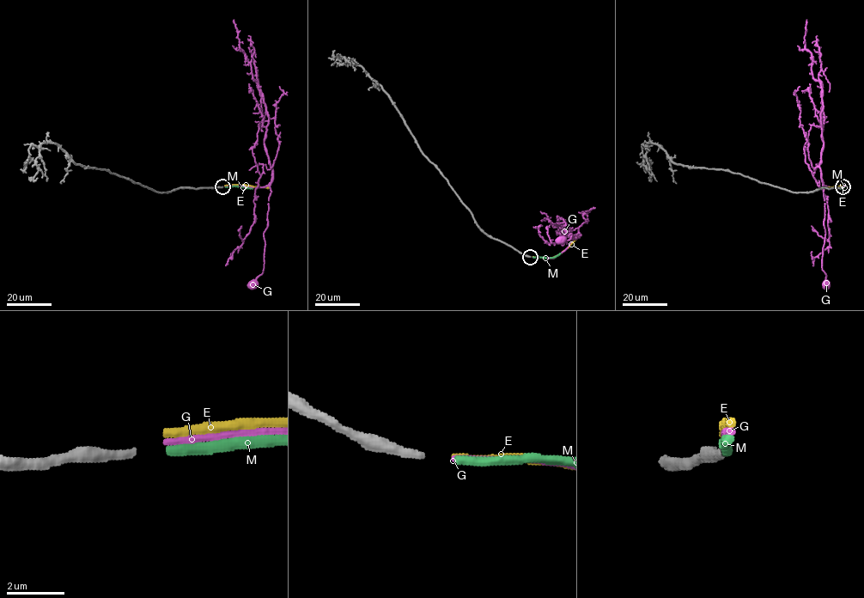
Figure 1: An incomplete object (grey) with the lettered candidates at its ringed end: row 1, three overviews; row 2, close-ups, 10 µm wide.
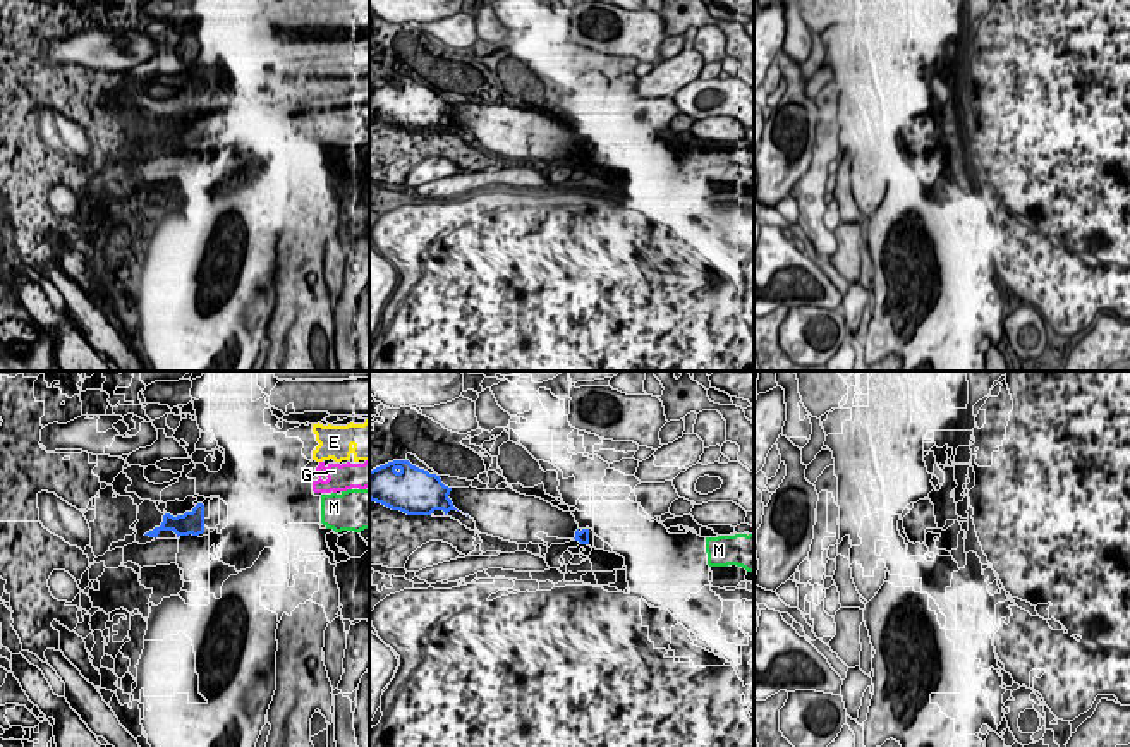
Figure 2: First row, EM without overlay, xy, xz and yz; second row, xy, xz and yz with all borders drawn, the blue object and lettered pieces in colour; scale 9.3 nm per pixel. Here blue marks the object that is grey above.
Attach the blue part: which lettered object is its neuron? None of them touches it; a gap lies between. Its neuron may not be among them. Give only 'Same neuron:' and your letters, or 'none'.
Same neuron: M

